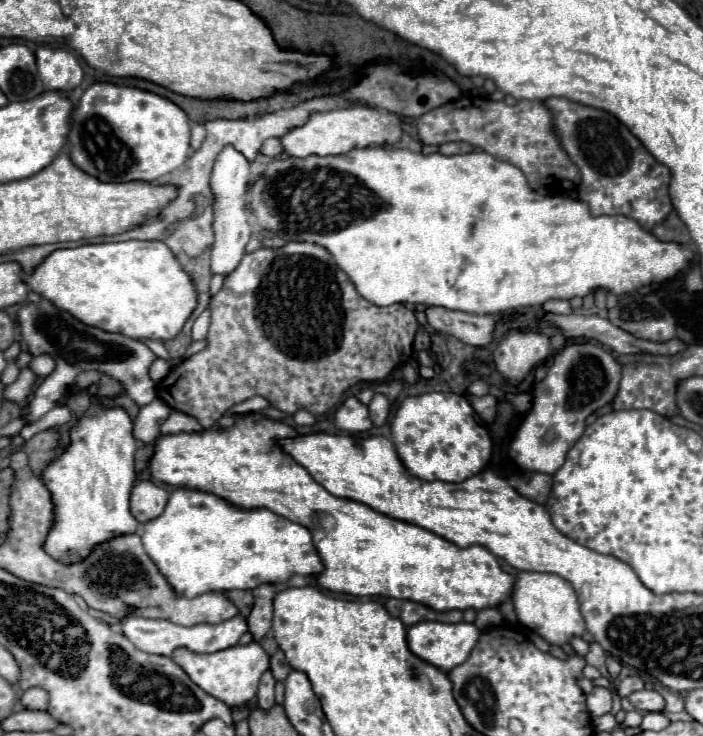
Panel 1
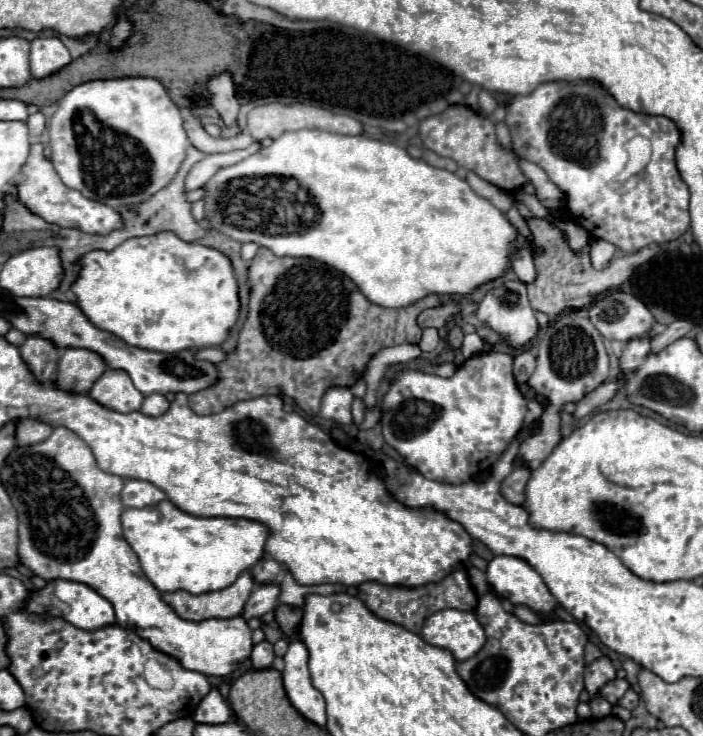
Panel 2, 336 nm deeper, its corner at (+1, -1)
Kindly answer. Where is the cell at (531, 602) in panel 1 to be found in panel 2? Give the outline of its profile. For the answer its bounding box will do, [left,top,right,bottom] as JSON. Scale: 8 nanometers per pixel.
[485,555,557,613]

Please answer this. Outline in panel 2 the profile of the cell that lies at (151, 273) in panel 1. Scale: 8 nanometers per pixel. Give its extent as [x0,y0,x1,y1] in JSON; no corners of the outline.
[71,231,241,353]

